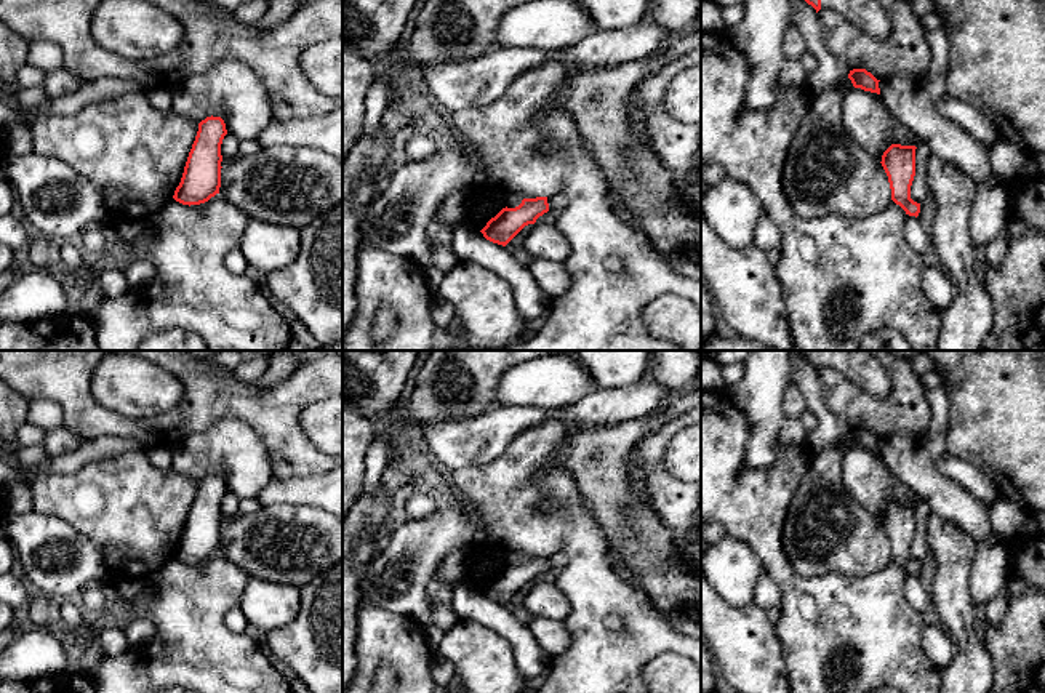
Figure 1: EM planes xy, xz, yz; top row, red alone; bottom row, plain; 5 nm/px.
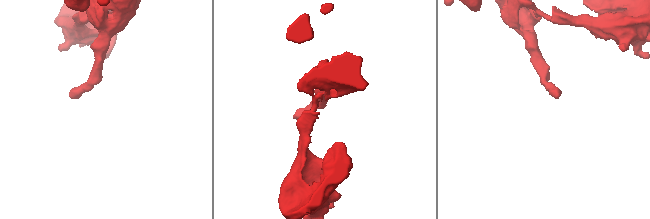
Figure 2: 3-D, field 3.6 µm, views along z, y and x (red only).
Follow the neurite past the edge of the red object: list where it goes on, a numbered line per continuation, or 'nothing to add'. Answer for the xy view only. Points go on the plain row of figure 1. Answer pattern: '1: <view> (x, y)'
nothing to add

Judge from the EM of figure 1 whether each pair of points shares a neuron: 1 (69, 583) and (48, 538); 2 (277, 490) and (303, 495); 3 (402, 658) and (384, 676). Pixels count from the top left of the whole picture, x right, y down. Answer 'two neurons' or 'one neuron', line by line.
1: one neuron
2: one neuron
3: two neurons

